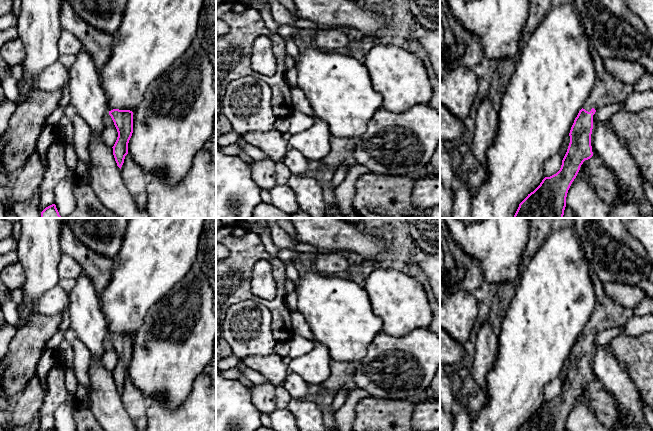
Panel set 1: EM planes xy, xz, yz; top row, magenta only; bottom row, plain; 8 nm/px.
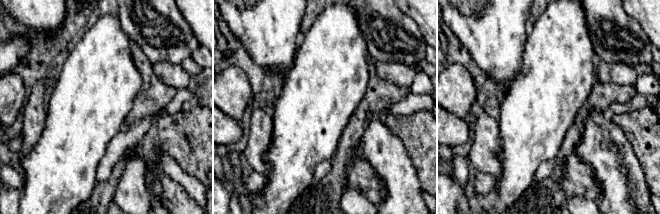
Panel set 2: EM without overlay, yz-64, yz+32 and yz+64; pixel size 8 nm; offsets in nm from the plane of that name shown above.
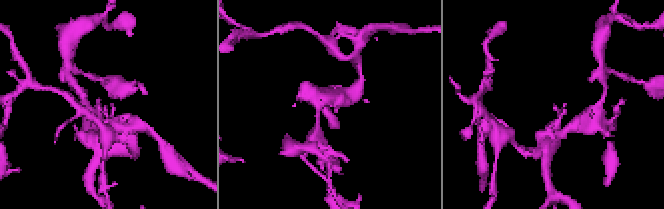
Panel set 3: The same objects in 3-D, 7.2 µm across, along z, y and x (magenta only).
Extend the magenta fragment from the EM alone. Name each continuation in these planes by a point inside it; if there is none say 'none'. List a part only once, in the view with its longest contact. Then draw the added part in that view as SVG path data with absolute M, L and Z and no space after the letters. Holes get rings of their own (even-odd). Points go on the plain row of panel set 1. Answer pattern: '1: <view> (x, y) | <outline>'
1: yz (607, 314) | M590 269L591 281L595 291L595 308L583 333L590 336L604 330L624 325L633 316L633 309L624 308L609 299L603 290L603 283L595 271Z

